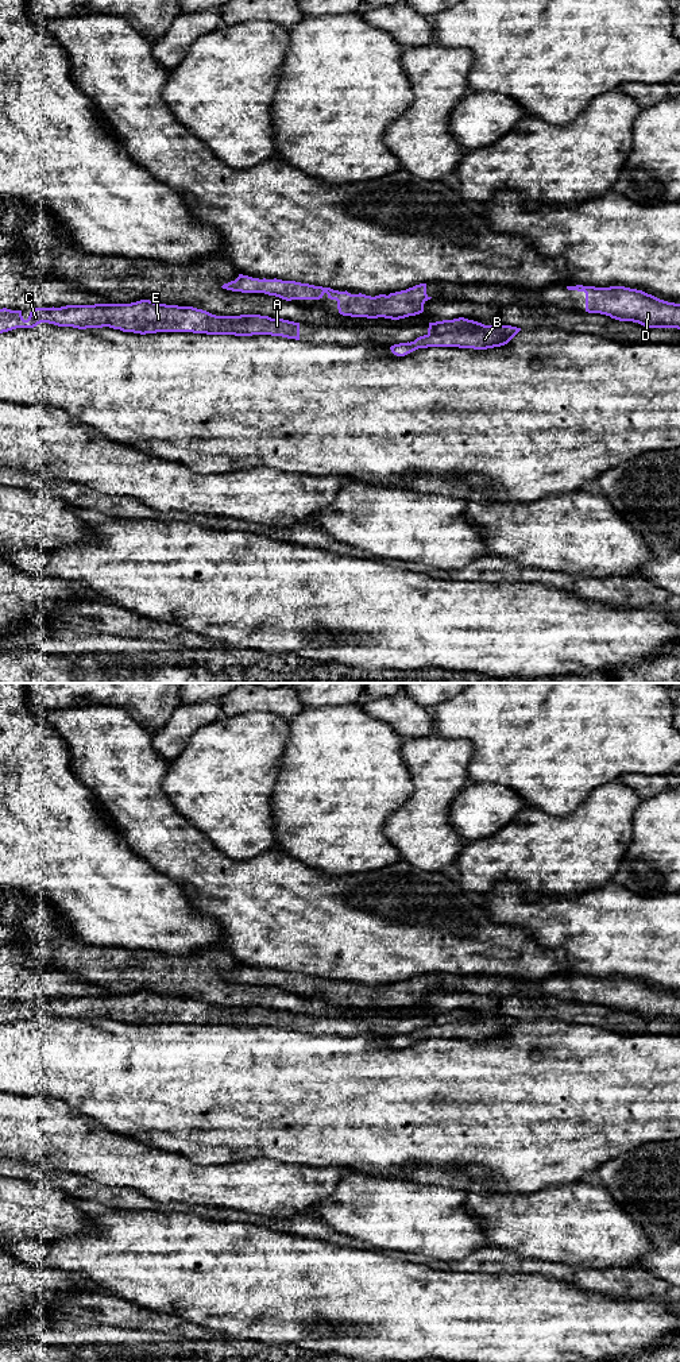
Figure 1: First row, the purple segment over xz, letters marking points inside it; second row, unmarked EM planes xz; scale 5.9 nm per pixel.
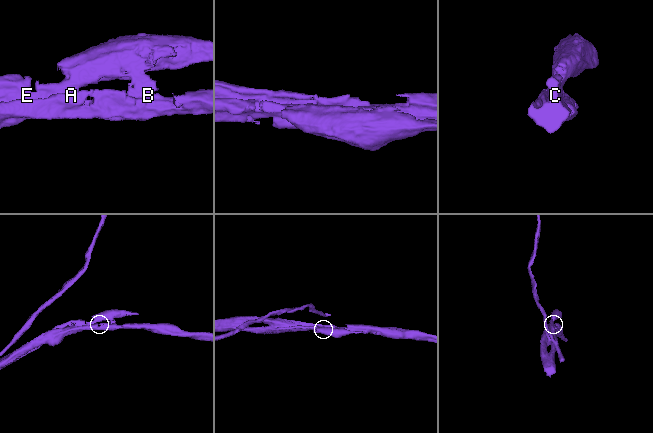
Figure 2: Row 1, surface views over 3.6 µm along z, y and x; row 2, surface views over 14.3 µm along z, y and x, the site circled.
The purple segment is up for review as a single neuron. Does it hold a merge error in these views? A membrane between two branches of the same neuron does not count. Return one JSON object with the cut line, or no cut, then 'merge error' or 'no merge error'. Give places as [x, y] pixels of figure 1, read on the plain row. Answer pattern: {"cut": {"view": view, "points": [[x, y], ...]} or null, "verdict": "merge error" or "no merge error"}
{"cut": {"view": "xz", "points": [[483, 1015], [475, 1019], [428, 1025]]}, "verdict": "merge error"}

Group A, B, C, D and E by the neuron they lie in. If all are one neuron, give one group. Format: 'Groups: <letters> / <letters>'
Groups: A C E / B D

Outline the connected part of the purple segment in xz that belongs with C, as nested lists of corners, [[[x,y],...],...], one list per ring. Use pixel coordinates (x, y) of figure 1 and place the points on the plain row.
[[[140,991],[131,995],[35,999],[27,1011],[22,1002],[0,1000],[0,1025],[34,1019],[40,1014],[78,1020],[109,1018],[123,1023],[193,1023],[206,1026],[271,1026],[300,1031],[300,1014],[260,1006],[216,1007],[193,998]]]

